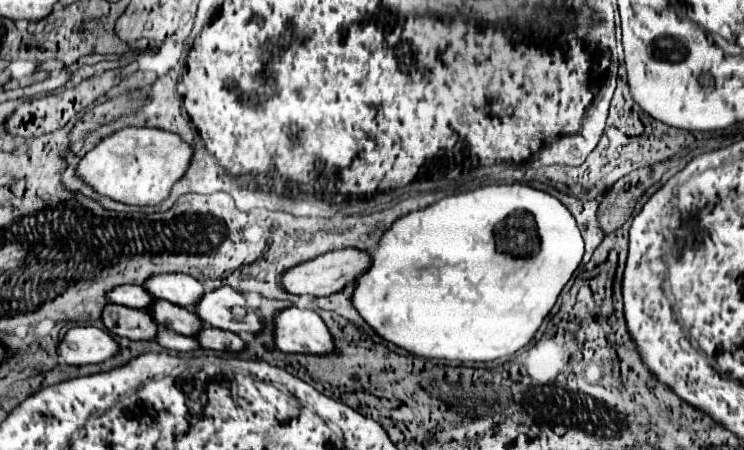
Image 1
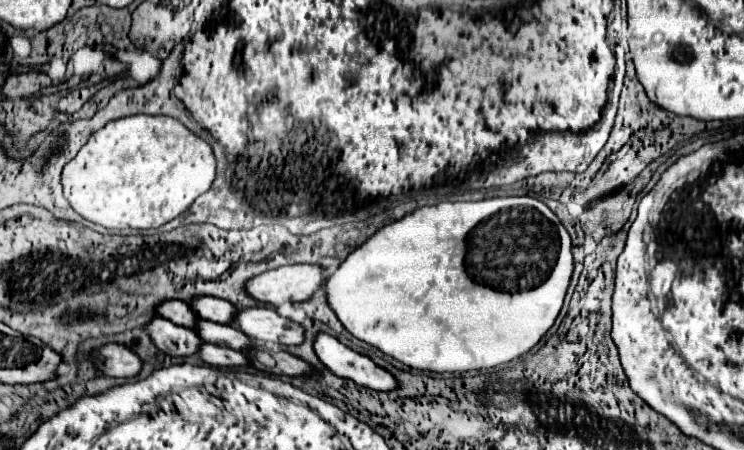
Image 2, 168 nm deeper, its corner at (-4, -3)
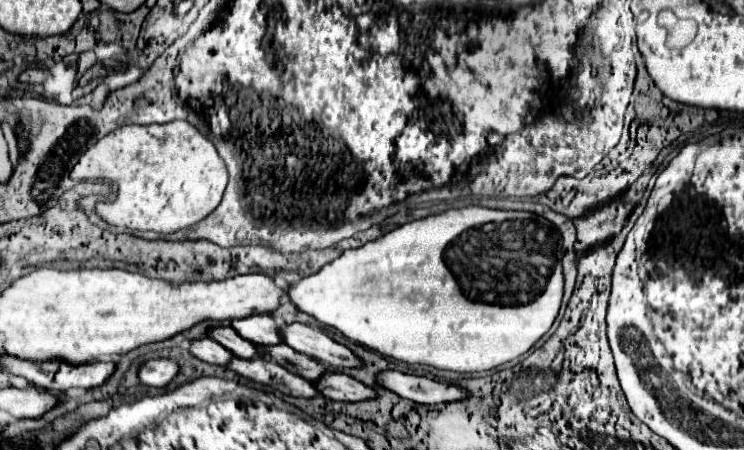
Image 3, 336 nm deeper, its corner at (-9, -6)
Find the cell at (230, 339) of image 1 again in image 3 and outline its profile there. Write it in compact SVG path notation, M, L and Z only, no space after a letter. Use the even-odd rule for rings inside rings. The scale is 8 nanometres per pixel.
M327 373L323 375L323 383L315 383L317 389L333 401L363 401L363 399L377 399L377 391L349 375Z

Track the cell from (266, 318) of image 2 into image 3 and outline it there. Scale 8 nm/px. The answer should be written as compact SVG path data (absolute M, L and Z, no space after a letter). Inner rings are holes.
M291 323L289 327L285 327L283 341L289 347L293 347L295 351L313 355L313 359L319 359L325 365L343 367L343 369L351 369L351 367L361 369L363 367L363 361L351 349L347 349L345 345L327 337L321 329L313 329L303 323Z

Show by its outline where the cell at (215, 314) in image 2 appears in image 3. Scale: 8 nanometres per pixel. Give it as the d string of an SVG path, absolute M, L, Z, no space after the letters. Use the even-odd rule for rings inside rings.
M269 313L235 319L235 321L231 321L231 327L239 335L243 335L245 339L253 341L259 347L283 343L283 335L281 335L283 331L281 331L281 327L275 323L275 319Z

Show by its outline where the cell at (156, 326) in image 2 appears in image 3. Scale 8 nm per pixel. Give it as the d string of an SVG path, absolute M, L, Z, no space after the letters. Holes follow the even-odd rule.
M205 337L205 339L199 339L199 341L193 341L189 351L201 359L201 361L207 361L207 363L215 363L215 365L221 365L221 367L227 367L229 361L233 359L233 353L229 349L225 349L221 343L217 343L215 339L211 337Z

